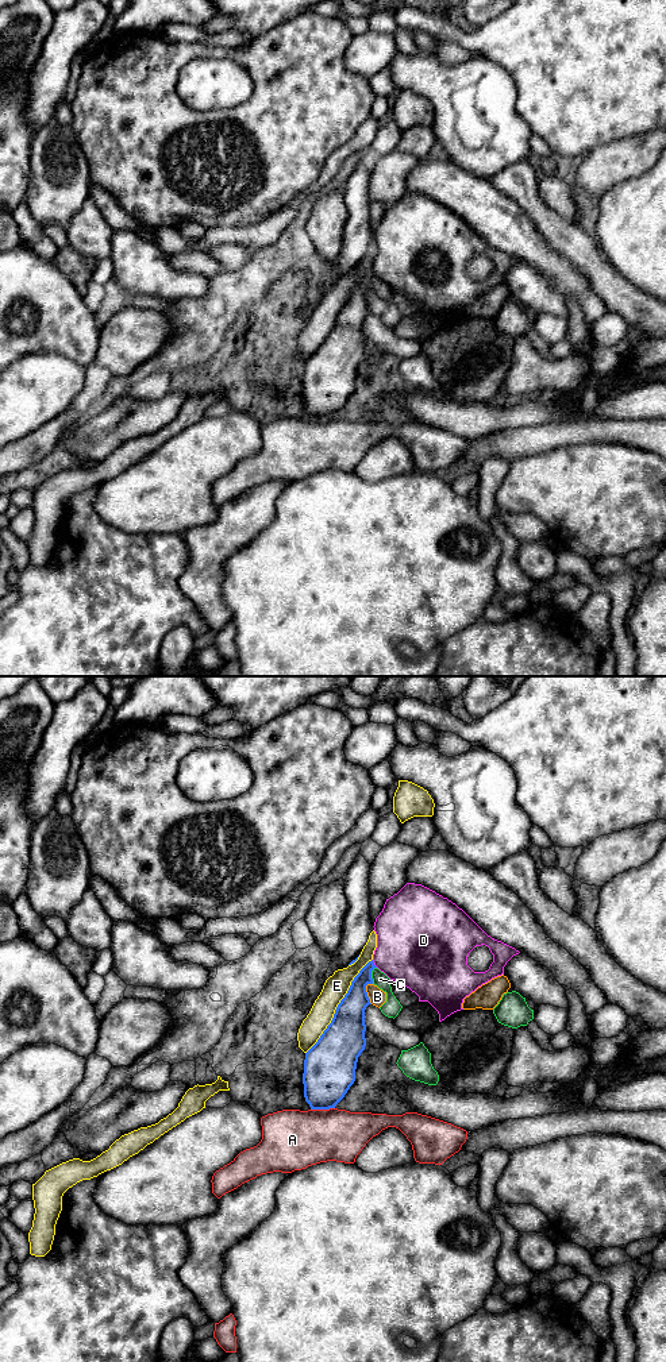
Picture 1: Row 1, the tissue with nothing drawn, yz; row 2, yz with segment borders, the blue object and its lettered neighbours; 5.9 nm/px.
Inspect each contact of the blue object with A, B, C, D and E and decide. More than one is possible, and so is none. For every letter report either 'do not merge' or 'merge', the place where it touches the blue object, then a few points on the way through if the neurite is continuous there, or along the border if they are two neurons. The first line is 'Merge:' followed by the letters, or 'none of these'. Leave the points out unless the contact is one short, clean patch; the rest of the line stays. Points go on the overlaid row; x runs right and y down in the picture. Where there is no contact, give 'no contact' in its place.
Merge: none of these
A: do not merge | yz (322, 1108)
B: do not merge | yz (366, 994)
C: do not merge | yz (370, 975) | along yz (376, 967), (372, 971), (372, 983)
D: do not merge | yz (373, 964)
E: do not merge | yz (338, 1006)

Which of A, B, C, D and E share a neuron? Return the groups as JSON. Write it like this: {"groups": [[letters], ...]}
{"groups": [["A"], ["B"], ["C"], ["D"], ["E"]]}

